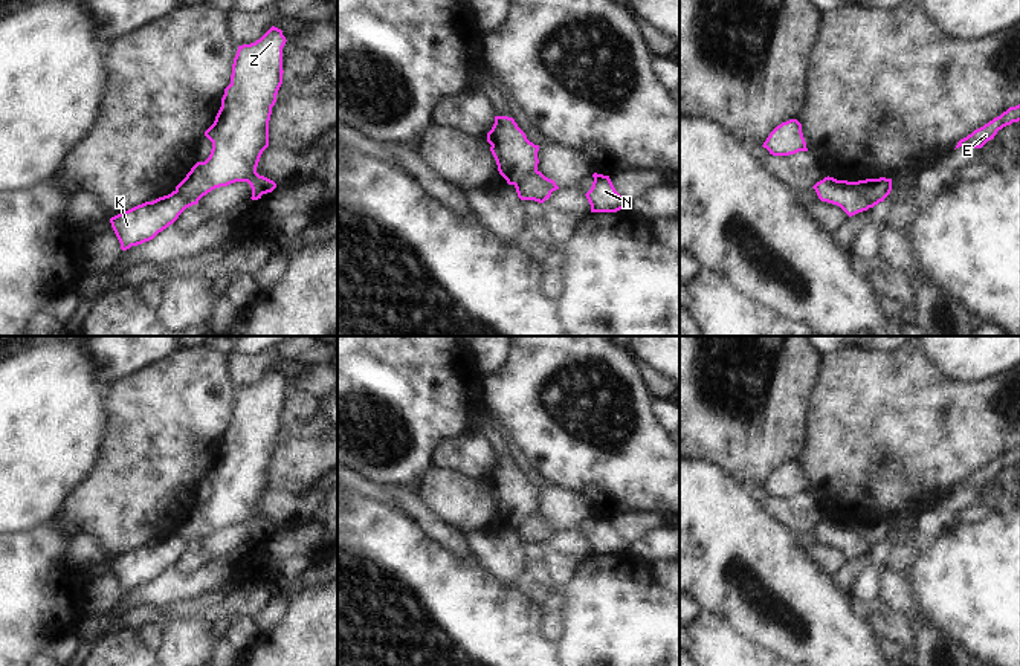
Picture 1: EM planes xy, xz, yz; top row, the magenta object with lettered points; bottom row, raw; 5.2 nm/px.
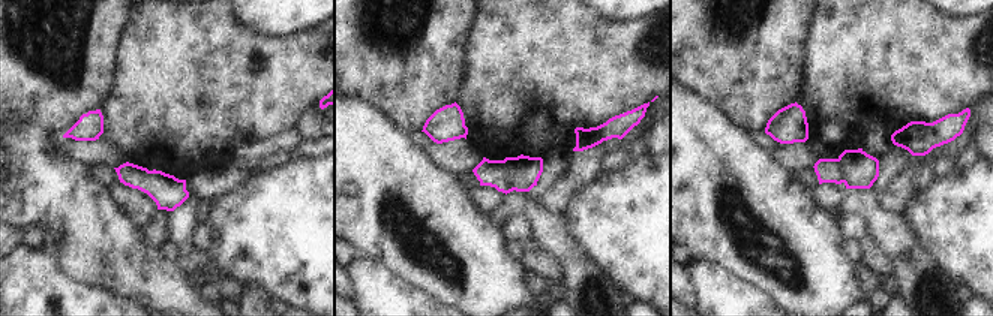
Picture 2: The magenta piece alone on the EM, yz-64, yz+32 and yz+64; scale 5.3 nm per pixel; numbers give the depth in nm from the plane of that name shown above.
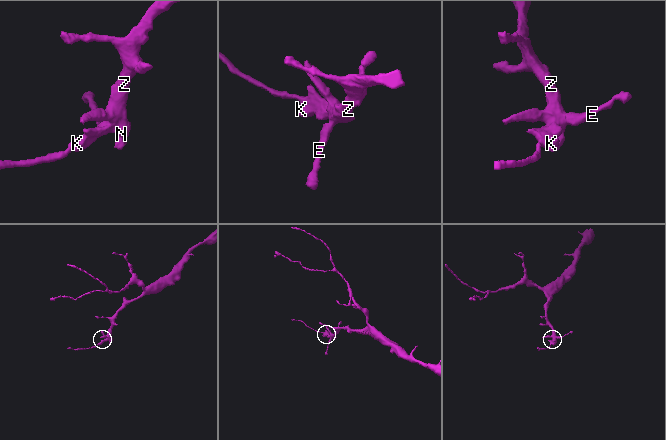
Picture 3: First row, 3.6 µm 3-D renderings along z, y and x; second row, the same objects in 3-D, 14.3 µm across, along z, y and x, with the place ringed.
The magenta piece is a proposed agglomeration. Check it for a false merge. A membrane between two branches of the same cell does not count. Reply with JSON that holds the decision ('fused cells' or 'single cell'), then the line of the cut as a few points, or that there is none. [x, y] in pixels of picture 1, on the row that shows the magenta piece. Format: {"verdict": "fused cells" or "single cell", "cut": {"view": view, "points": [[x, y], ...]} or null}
{"verdict": "fused cells", "cut": {"view": "yz", "points": [[851, 182], [857, 194], [869, 206]]}}

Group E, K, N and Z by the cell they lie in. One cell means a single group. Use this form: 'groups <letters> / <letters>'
groups E N Z / K

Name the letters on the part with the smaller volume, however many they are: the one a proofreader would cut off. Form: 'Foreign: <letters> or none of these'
Foreign: K

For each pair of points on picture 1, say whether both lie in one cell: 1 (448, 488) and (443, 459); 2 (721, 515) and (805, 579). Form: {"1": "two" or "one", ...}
{"1": "two", "2": "one"}

